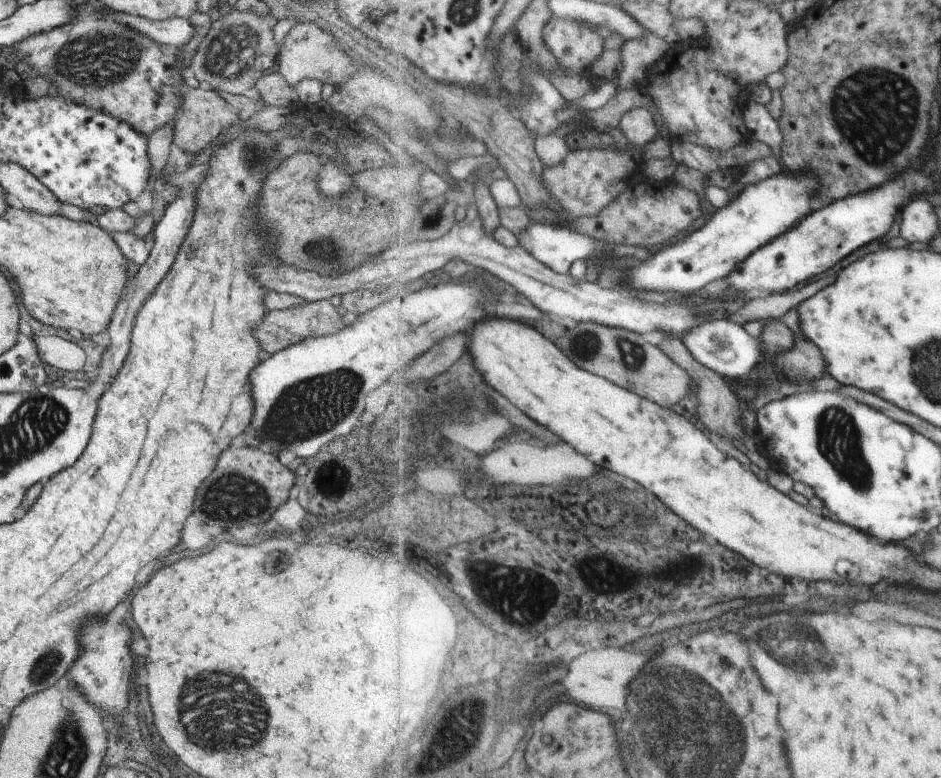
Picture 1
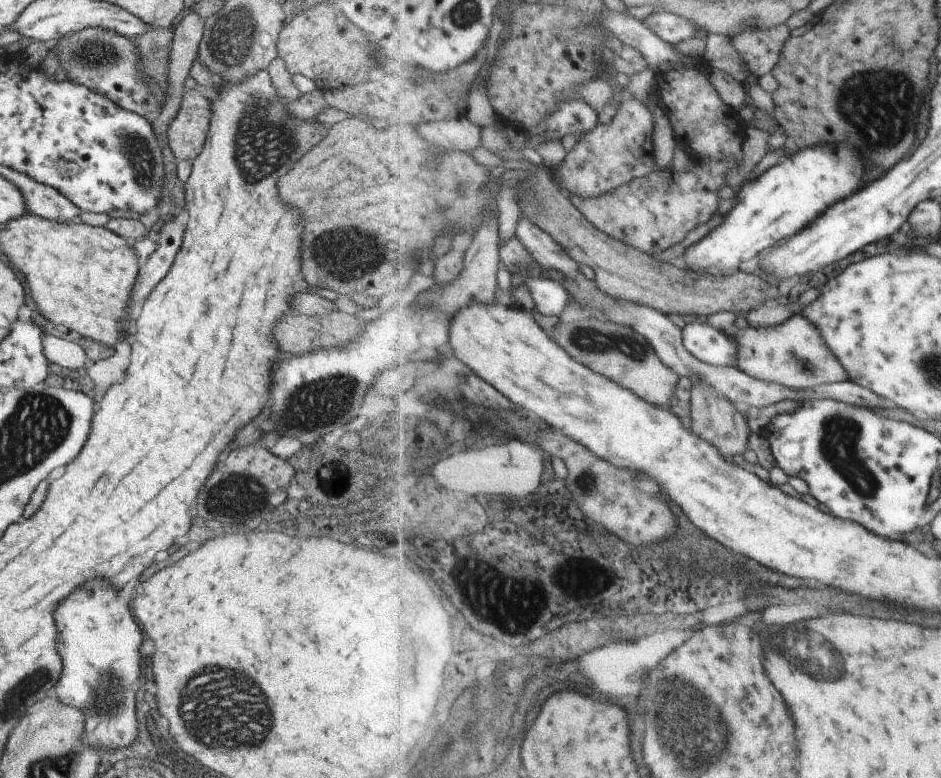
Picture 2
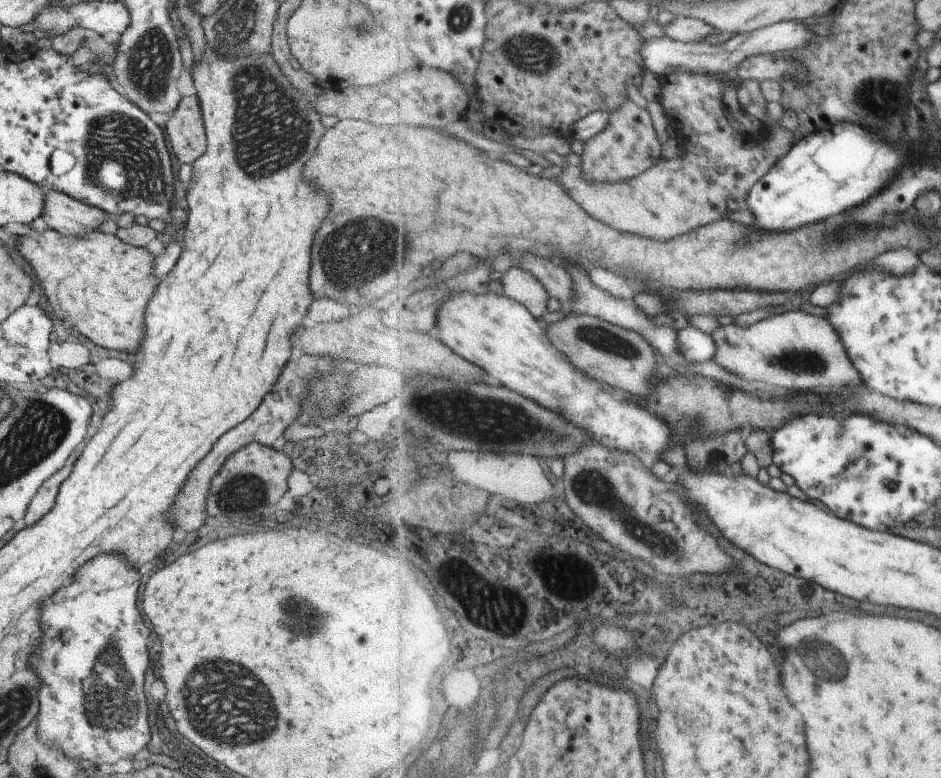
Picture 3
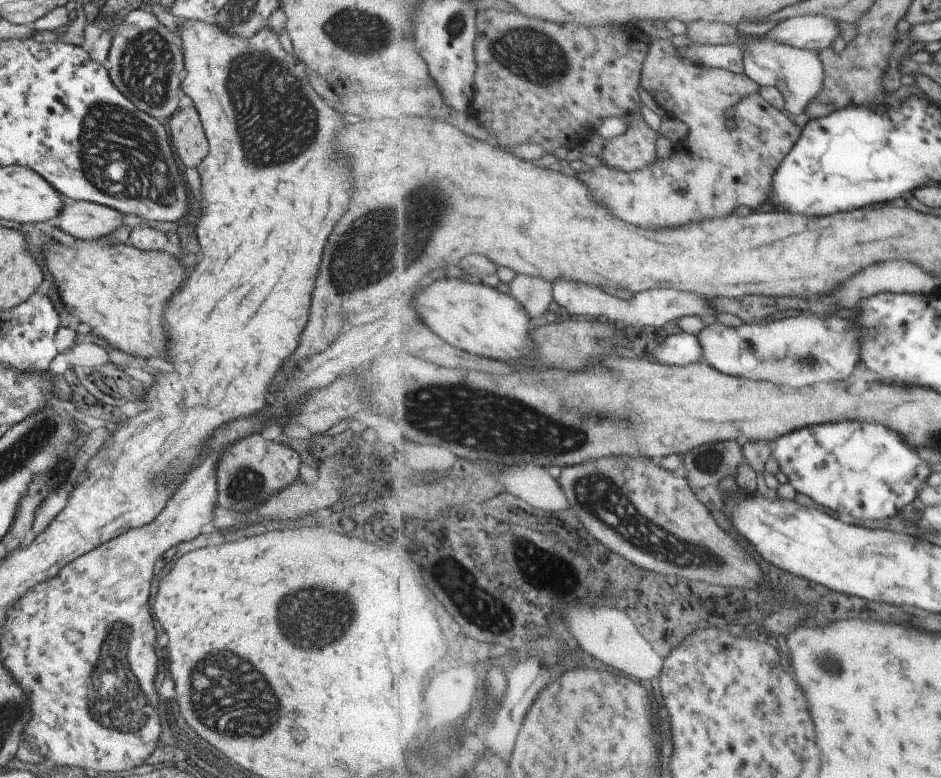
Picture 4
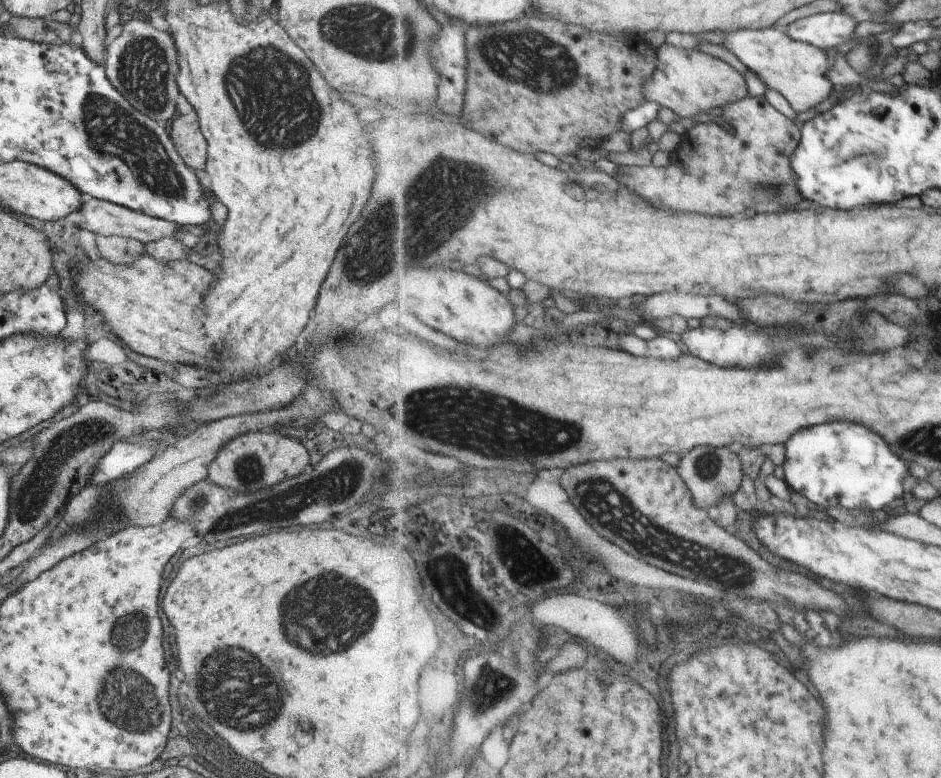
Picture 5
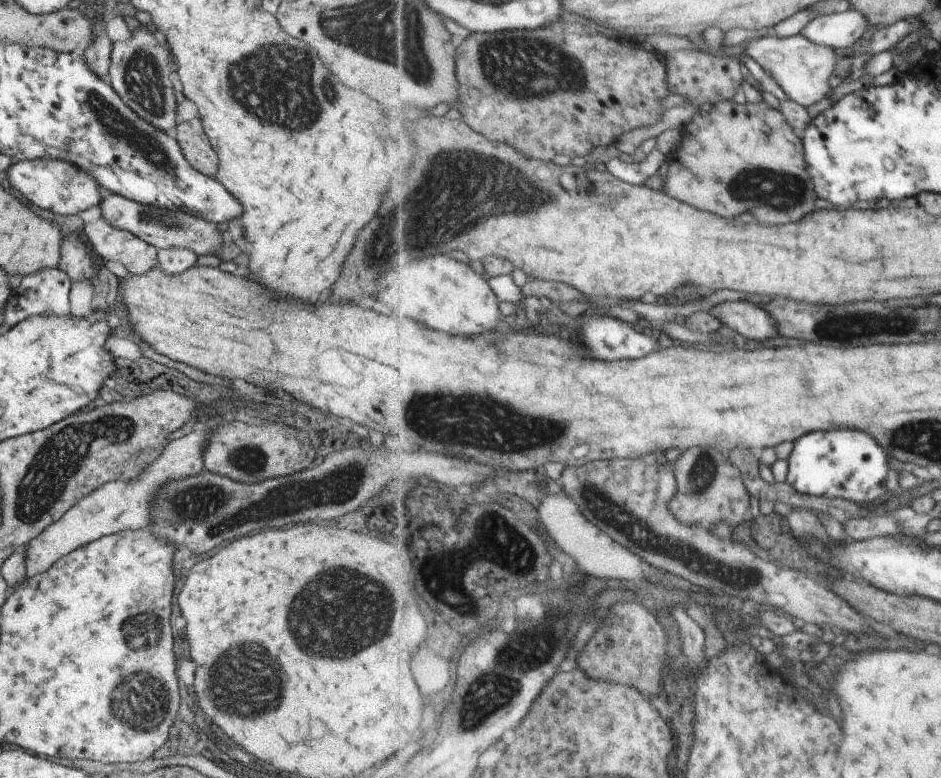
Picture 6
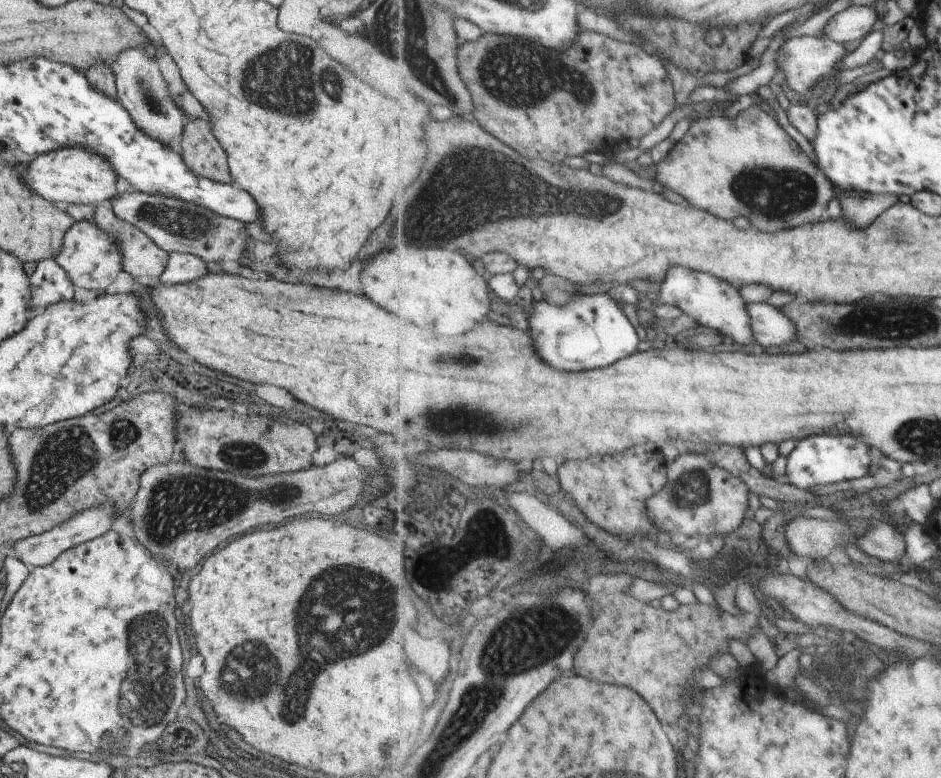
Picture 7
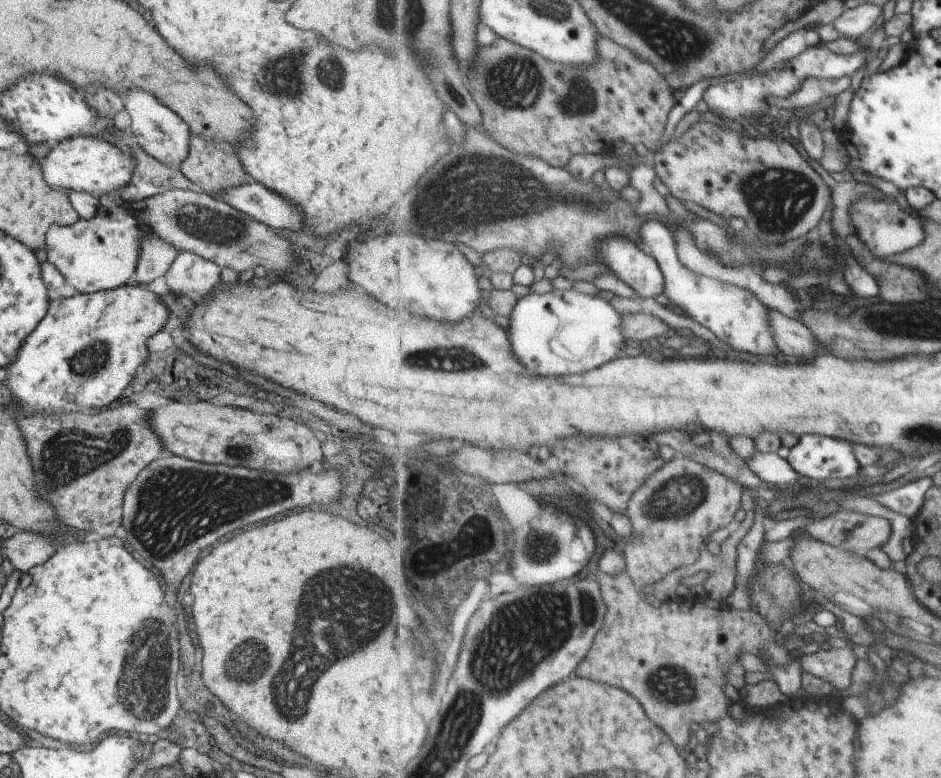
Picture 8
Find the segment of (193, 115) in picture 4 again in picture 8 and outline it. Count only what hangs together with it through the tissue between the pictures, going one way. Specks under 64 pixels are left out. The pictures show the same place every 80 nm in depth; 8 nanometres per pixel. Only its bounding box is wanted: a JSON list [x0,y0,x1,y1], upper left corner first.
[178,135,251,193]

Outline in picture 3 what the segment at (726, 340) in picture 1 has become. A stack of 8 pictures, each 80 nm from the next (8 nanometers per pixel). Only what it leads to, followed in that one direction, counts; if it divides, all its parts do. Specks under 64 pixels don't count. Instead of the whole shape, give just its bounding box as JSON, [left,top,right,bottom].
[678,326,717,367]

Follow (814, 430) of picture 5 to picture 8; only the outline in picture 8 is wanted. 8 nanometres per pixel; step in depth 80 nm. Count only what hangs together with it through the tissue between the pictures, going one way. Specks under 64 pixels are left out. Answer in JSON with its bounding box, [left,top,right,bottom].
[787,436,861,481]

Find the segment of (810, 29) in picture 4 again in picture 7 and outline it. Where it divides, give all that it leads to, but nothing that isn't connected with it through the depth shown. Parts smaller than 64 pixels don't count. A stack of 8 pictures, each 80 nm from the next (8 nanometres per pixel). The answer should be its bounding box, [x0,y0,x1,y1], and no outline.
[823,5,880,44]

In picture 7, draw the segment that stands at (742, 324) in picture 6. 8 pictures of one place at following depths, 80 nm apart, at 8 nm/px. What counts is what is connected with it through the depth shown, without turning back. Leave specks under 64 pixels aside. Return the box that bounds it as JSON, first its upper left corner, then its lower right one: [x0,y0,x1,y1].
[749,303,798,346]

